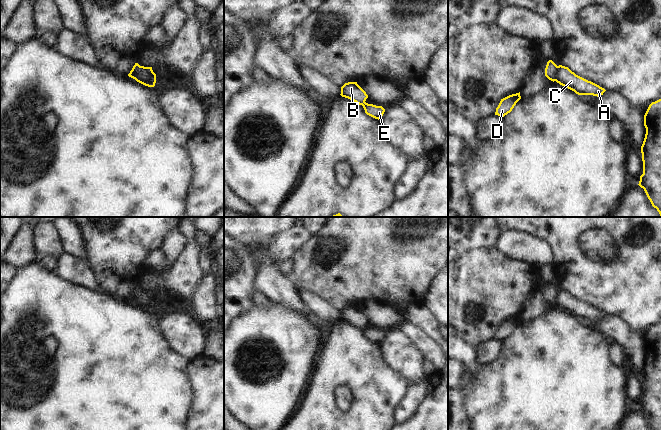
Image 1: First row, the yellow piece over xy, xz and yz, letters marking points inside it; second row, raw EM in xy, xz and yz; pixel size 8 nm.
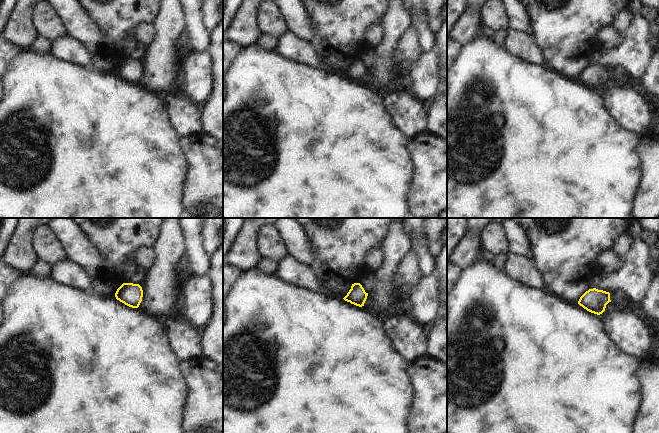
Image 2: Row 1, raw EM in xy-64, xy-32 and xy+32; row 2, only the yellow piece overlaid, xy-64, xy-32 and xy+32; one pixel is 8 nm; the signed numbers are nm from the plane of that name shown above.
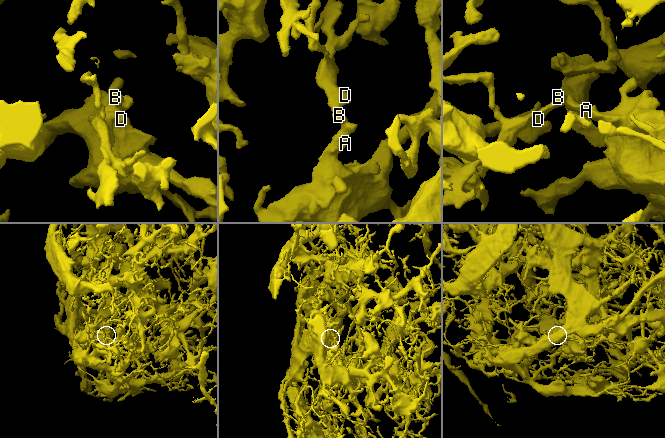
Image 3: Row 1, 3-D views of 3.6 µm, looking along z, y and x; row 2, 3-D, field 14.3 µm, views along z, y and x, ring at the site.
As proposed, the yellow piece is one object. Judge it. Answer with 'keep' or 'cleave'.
cleave

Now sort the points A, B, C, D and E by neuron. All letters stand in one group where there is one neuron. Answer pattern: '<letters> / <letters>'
A C E / B D

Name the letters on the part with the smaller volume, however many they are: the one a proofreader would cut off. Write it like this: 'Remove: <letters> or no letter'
Remove: B, D

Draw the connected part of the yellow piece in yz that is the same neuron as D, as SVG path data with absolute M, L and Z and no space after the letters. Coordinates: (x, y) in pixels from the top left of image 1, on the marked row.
M520 92L501 99L498 107L496 108L495 115L504 117L512 111L512 109L520 99Z

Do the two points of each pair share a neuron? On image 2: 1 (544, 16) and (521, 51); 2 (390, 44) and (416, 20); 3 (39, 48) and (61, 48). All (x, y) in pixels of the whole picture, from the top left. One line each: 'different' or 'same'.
1: different
2: different
3: different

